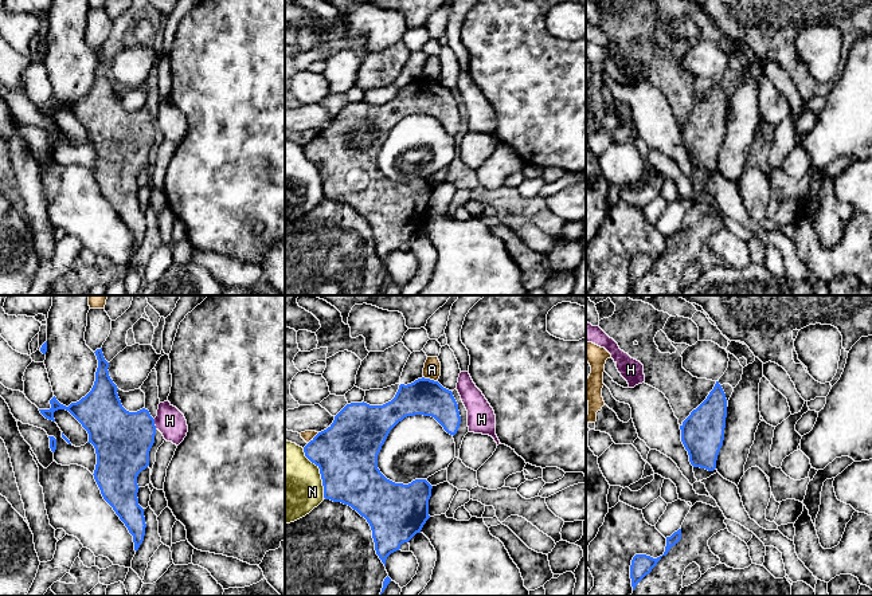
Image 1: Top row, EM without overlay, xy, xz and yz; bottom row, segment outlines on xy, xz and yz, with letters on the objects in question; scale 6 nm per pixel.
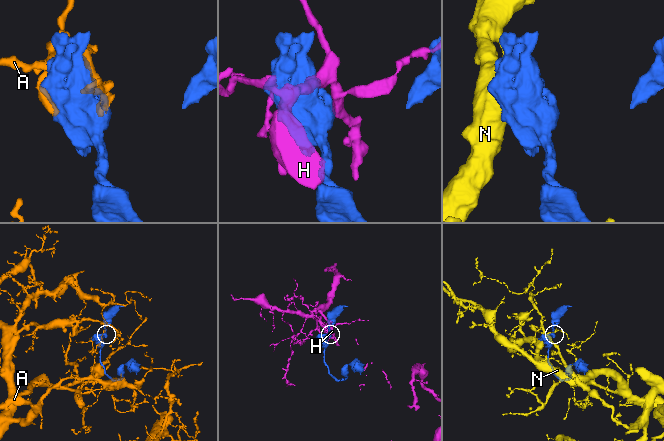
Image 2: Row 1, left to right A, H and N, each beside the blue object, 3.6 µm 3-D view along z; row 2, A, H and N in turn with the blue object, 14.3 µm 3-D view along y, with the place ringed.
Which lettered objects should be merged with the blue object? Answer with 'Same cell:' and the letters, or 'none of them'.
Same cell: none of them

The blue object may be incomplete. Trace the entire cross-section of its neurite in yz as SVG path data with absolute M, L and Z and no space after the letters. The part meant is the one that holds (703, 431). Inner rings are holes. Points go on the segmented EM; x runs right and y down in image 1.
M716 381L707 399L680 426L681 442L693 467L713 471L724 440L726 393Z

